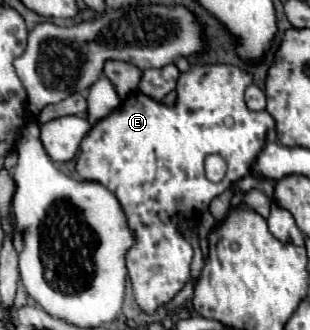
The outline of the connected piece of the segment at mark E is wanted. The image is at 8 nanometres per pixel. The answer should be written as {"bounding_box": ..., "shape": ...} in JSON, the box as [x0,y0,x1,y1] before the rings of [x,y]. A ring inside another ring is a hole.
{"bounding_box":[76,64,276,314],"shape":[[[192,64],[190,70],[178,80],[178,100],[174,106],[156,102],[142,92],[132,92],[120,108],[96,122],[80,144],[80,156],[76,160],[76,172],[80,180],[98,182],[108,188],[118,198],[128,228],[134,234],[134,244],[128,248],[124,258],[136,302],[148,314],[152,314],[158,306],[168,304],[170,298],[190,280],[190,262],[194,250],[184,240],[180,222],[198,218],[204,210],[208,210],[210,202],[218,194],[228,190],[236,180],[250,174],[250,166],[266,144],[266,134],[276,128],[274,118],[266,110],[252,112],[246,106],[244,90],[252,82],[252,74],[238,66]],[[208,154],[220,154],[228,164],[228,172],[218,184],[206,180],[204,176],[204,158]]]}

